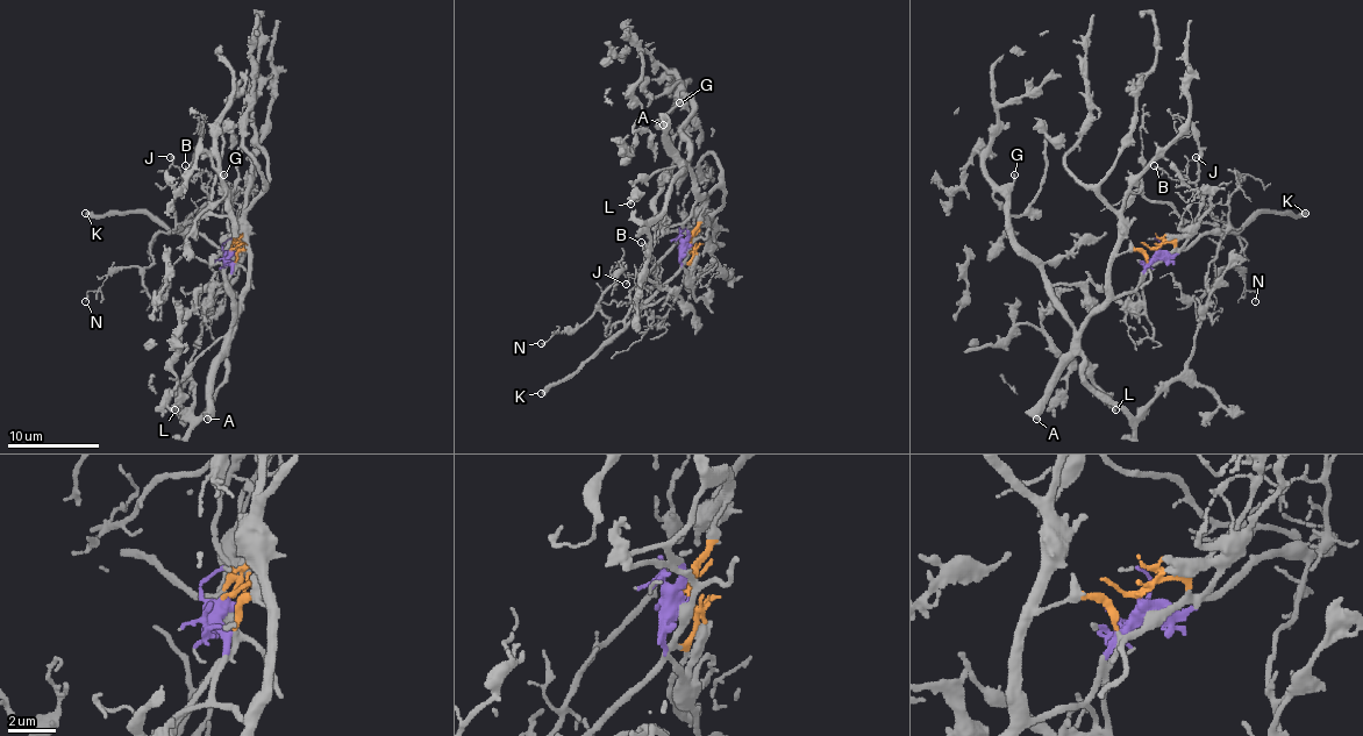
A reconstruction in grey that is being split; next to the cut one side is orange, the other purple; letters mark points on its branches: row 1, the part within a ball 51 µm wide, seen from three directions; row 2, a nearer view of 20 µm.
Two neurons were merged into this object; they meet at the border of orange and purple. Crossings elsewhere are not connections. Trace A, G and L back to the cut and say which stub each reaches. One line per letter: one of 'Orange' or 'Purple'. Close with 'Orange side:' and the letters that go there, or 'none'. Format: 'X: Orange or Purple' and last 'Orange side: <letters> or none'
A: Purple
G: Purple
L: Purple
Orange side: none

